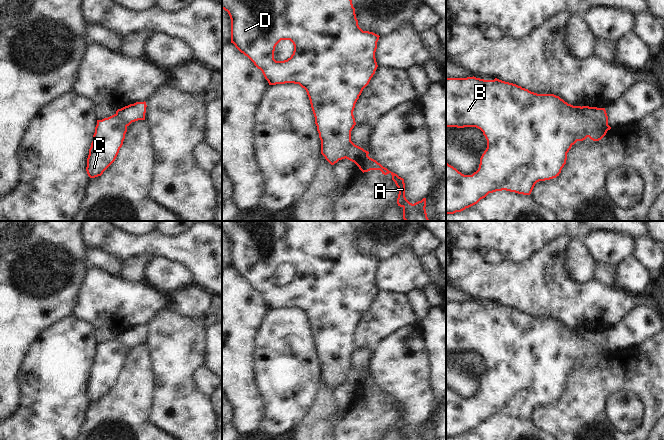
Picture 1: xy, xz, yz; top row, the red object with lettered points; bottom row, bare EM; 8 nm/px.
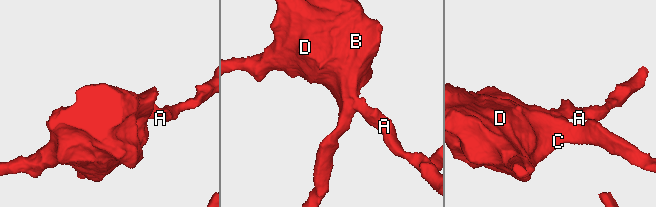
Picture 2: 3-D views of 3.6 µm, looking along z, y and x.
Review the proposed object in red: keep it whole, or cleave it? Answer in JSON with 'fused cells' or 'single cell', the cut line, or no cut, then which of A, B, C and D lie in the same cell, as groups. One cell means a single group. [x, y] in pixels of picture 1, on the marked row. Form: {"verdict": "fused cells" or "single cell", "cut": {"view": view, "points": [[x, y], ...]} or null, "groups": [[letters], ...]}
{"verdict": "fused cells", "cut": {"view": "yz", "points": [[580, 107], [585, 116], [607, 124]]}, "groups": [["A"], ["B", "C", "D"]]}

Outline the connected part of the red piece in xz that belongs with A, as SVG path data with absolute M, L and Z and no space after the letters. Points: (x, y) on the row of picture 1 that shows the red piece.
M350 140L346 149L345 158L354 162L363 173L370 170L380 170L384 175L389 173L392 175L392 180L399 189L397 204L403 208L403 219L405 221L430 221L427 217L425 209L426 198L423 198L421 201L418 201L414 204L410 203L405 197L404 179L383 167L376 160L370 158L368 154L368 151L355 145Z

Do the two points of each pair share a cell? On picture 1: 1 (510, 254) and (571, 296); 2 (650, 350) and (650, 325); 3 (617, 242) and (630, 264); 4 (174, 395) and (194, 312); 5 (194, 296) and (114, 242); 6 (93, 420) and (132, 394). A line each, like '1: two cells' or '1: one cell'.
1: two cells
2: two cells
3: two cells
4: two cells
5: two cells
6: one cell

